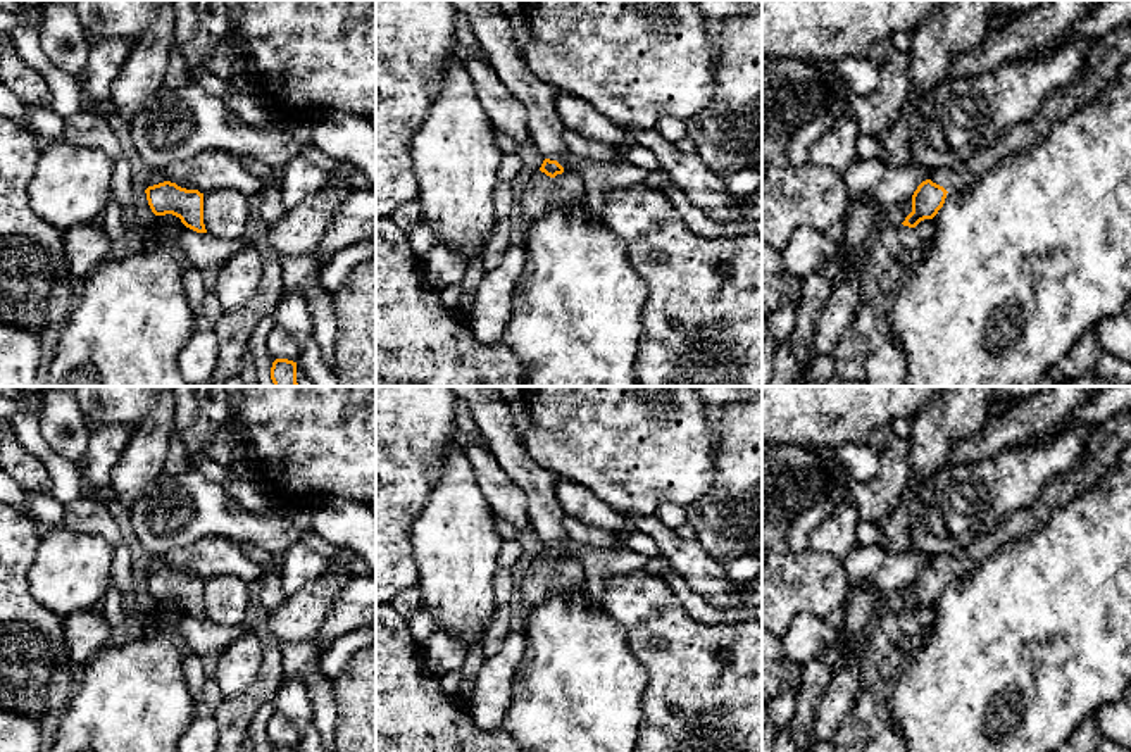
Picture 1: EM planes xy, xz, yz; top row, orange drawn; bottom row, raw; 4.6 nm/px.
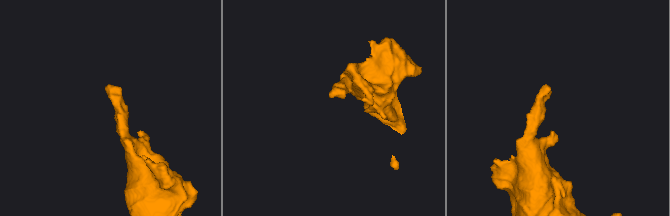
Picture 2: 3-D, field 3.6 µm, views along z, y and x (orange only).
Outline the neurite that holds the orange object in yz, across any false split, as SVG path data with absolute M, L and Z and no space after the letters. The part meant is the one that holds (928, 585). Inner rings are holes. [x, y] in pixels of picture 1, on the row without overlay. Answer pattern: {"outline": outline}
{"outline": "M1131 409L1093 428L1088 447L1078 464L1055 476L1041 497L1017 512L1010 512L991 533L978 536L965 550L931 557L912 581L912 598L902 609L915 614L933 605L948 578L964 578L1010 540L1031 535L1050 521L1052 514L1078 495L1093 488L1131 445Z"}

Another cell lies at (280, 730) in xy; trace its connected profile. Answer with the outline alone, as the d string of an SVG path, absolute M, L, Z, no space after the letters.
M274 712L274 716L267 723L266 733L272 747L288 745L297 749L300 743L300 731L281 712Z

